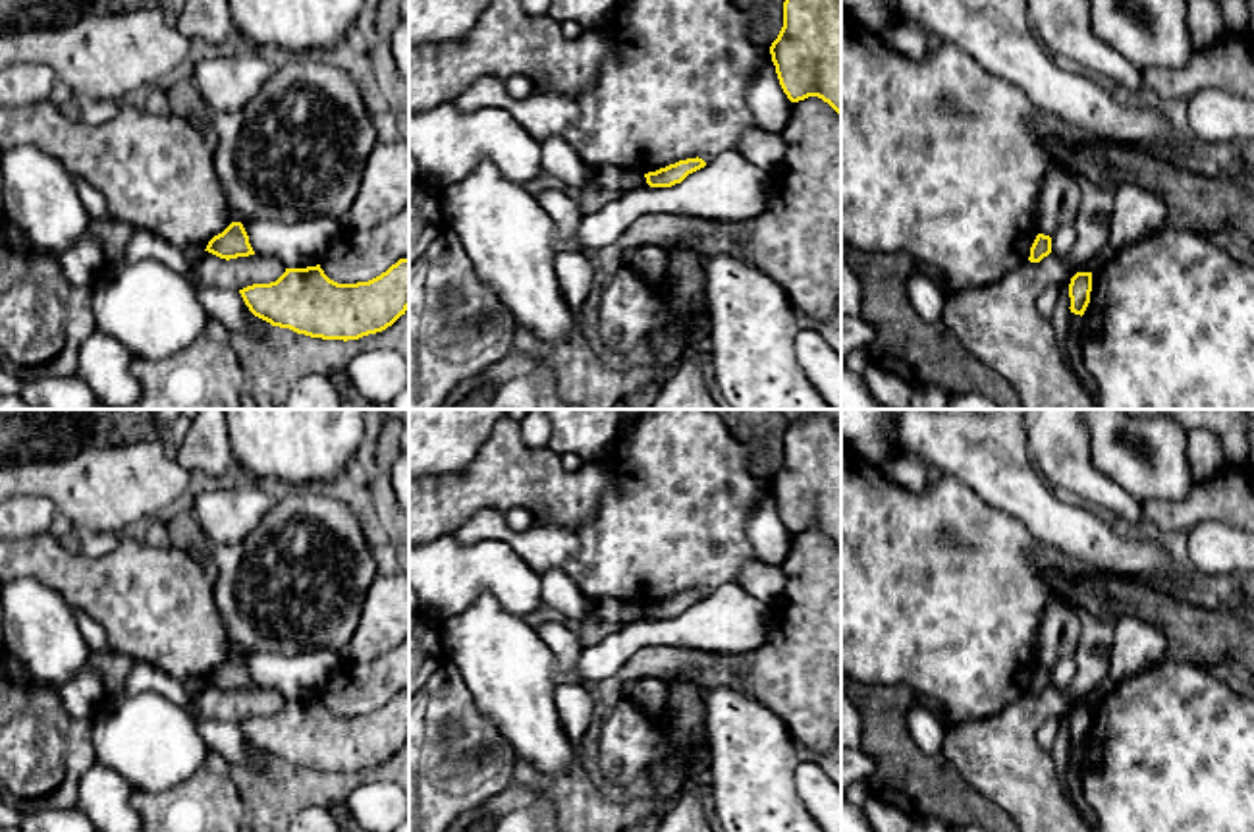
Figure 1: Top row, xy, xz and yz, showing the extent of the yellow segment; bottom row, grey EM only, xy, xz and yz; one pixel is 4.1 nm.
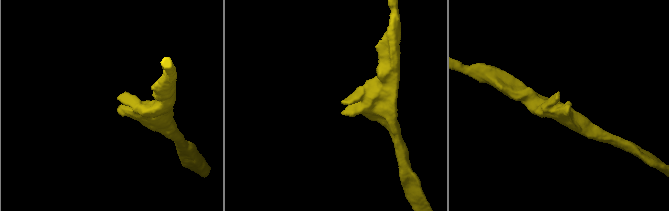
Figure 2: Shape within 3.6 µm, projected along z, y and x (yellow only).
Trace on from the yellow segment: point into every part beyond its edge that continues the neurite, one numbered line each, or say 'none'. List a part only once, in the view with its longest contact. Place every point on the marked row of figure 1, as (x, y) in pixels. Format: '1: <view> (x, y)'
none

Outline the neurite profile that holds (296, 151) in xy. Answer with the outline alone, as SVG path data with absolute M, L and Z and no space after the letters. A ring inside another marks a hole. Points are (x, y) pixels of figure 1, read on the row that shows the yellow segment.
M291 54L251 102L212 118L214 168L233 222L341 220L376 143L355 79L326 56Z

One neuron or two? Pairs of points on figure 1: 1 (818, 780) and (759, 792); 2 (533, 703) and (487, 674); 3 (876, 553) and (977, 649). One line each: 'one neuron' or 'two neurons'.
1: two neurons
2: one neuron
3: one neuron

